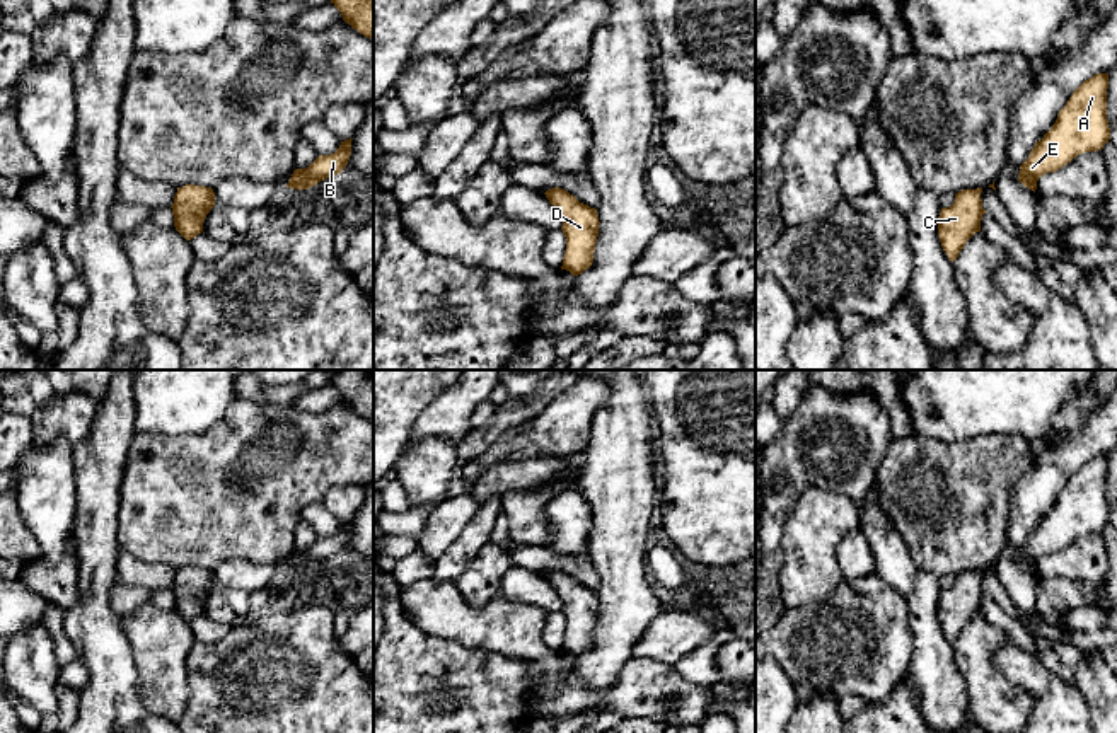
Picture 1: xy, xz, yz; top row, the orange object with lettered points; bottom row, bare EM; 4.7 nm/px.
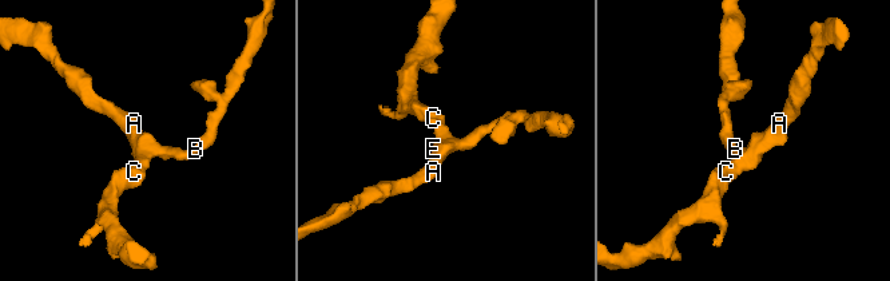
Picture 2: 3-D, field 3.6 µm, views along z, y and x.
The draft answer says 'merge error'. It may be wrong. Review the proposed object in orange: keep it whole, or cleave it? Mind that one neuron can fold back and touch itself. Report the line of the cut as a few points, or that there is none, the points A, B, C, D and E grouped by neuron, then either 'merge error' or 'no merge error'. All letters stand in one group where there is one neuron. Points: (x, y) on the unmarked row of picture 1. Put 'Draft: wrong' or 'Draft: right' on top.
Draft: wrong
no cut | A B C D E | no merge error

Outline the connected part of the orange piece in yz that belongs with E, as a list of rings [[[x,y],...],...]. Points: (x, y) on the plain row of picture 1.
[[[1108,455],[1085,462],[1059,493],[1056,505],[1020,547],[1018,563],[1035,574],[1037,563],[1085,534],[1102,532],[1110,522],[1107,501]]]

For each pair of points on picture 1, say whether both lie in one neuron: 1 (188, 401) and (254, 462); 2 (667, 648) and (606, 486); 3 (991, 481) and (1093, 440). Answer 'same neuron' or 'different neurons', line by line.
1: different neurons
2: different neurons
3: different neurons

